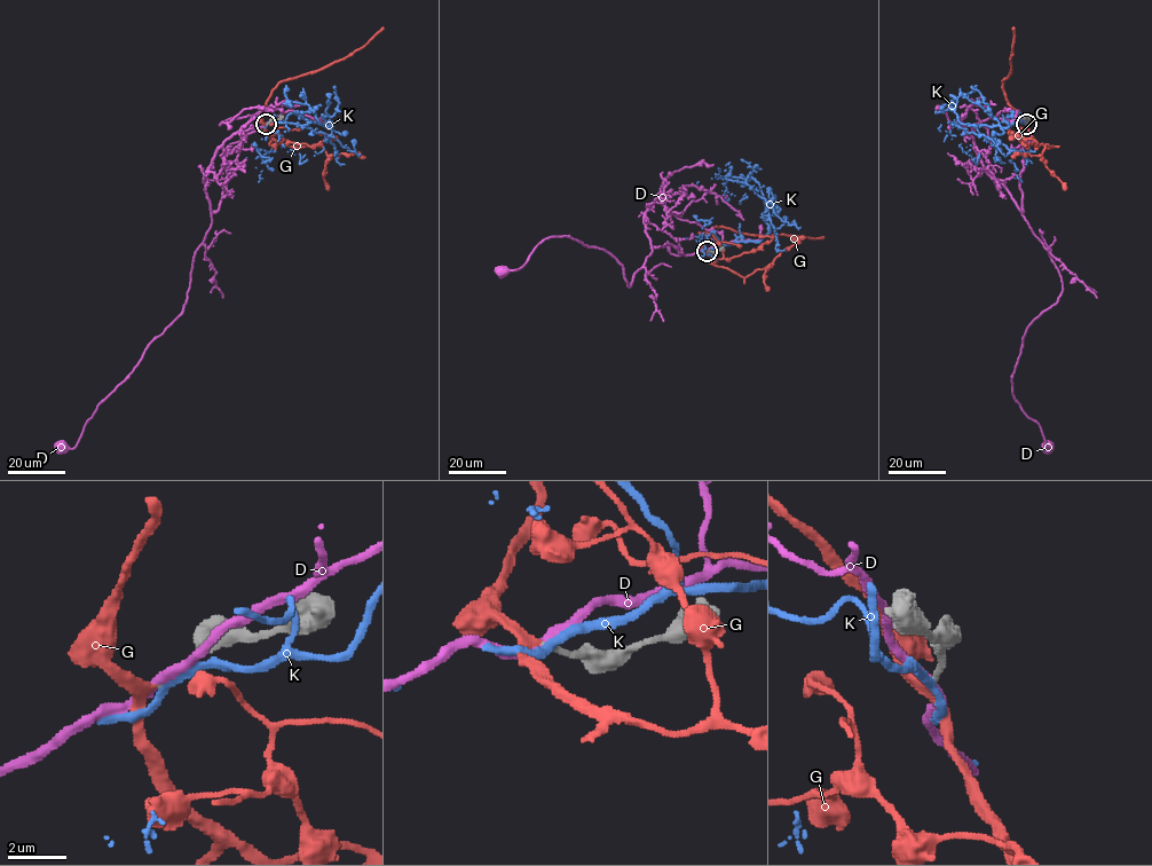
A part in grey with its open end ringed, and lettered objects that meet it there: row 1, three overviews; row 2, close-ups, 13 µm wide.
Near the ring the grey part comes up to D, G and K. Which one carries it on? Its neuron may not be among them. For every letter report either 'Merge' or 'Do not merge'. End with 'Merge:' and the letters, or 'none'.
D: Do not merge
G: Merge
K: Do not merge
Merge: G

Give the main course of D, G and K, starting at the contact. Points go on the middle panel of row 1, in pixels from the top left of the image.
D: (707, 251), (651, 246), (629, 286), (608, 252), (567, 236), (543, 238), (521, 268), (500, 269)
G: (707, 250), (702, 249), (705, 233), (719, 227), (746, 234), (823, 237)
K: (708, 251), (759, 241), (772, 204), (716, 175), (723, 195), (742, 198), (763, 186)

